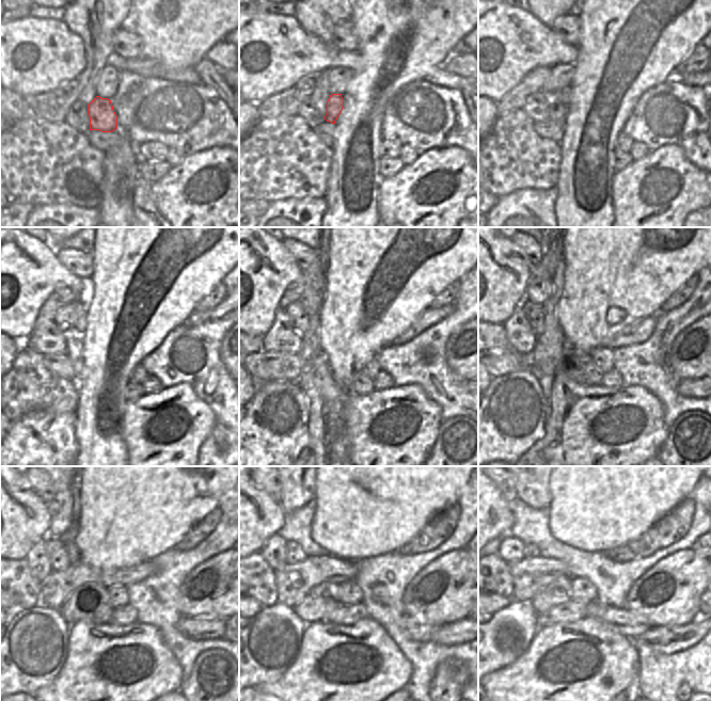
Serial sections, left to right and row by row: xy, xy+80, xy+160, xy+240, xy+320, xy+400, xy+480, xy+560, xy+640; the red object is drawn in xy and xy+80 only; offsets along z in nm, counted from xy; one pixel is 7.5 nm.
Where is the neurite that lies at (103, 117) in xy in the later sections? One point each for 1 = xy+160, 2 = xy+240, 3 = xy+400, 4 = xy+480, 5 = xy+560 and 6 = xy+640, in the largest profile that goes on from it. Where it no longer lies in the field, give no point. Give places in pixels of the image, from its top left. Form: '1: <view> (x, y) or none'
1: xy+160 (565, 94)
2: xy+240 (81, 323)
3: xy+400 (539, 289)
4: xy+480 (60, 509)
5: xy+560 (298, 488)
6: xy+640 (533, 489)

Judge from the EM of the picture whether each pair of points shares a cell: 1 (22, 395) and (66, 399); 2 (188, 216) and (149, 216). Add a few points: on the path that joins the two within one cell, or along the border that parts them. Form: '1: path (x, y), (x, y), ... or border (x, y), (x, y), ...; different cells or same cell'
1: path (33, 395), (56, 395); same cell
2: border (152, 193), (153, 201), (162, 216); different cells

